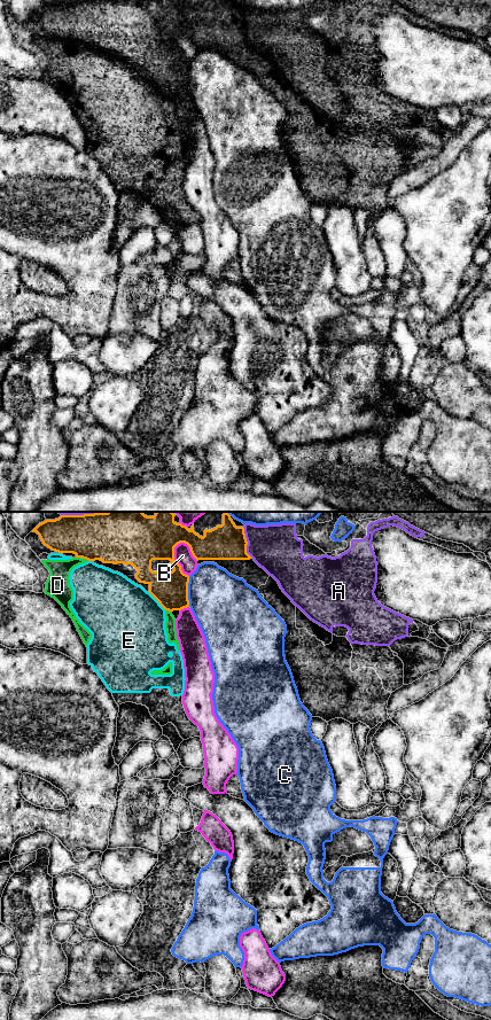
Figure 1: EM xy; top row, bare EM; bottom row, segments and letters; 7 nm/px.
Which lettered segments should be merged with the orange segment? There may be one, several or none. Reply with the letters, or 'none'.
none

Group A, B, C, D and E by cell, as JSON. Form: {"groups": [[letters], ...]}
{"groups": [["A"], ["B"], ["C"], ["D", "E"]]}

